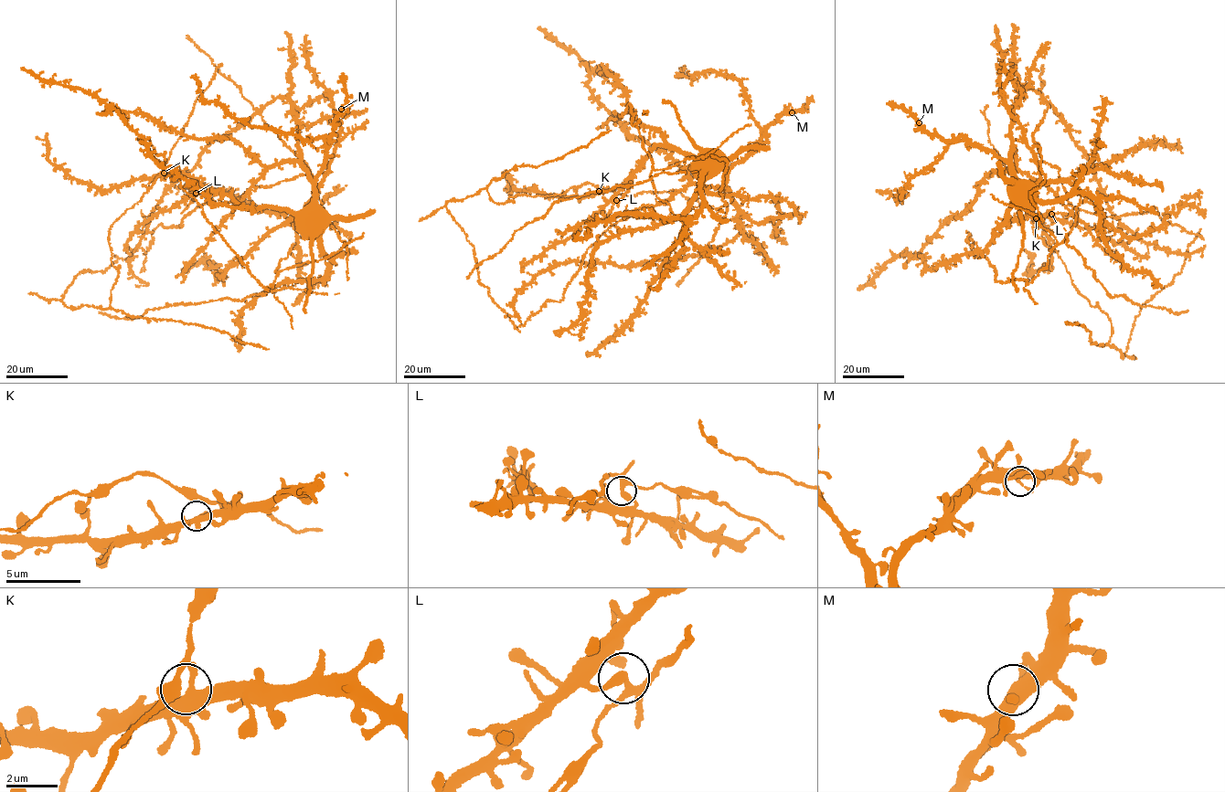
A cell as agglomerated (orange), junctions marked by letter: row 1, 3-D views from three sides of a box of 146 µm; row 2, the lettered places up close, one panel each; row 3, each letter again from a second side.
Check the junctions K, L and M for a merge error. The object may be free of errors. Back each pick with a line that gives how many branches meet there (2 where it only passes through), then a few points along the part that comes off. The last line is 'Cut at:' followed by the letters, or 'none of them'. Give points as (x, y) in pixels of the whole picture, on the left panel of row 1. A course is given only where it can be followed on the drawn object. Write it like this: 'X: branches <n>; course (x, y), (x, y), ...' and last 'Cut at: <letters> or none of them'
L: branches 4; course (196, 193), (181, 214)
Cut at: L

